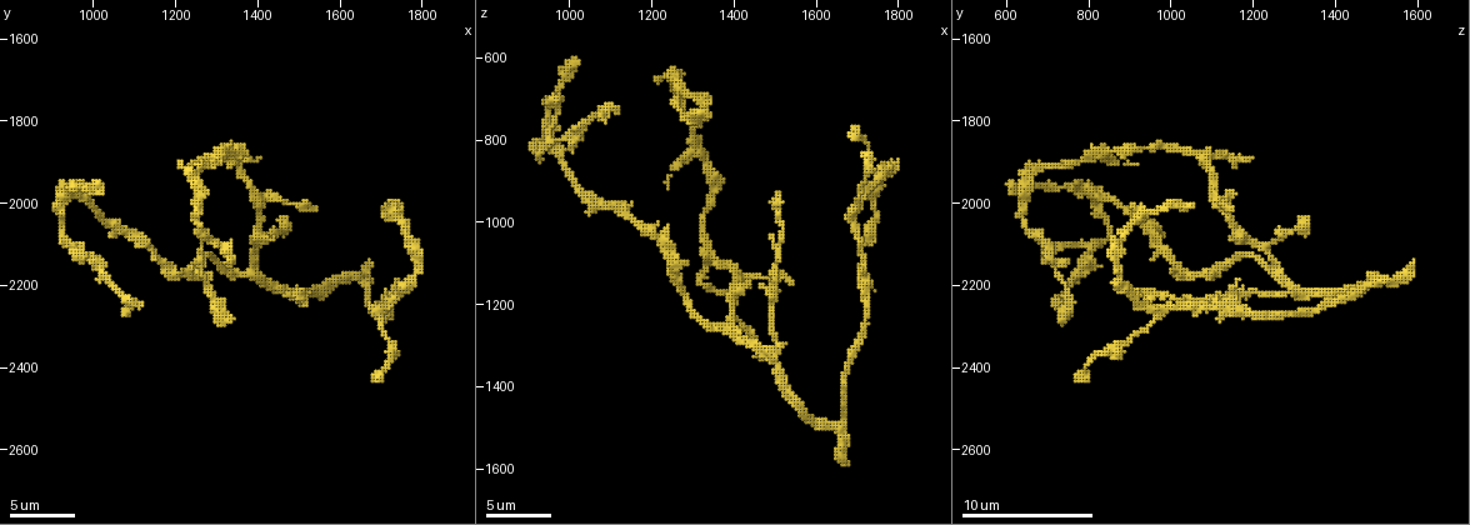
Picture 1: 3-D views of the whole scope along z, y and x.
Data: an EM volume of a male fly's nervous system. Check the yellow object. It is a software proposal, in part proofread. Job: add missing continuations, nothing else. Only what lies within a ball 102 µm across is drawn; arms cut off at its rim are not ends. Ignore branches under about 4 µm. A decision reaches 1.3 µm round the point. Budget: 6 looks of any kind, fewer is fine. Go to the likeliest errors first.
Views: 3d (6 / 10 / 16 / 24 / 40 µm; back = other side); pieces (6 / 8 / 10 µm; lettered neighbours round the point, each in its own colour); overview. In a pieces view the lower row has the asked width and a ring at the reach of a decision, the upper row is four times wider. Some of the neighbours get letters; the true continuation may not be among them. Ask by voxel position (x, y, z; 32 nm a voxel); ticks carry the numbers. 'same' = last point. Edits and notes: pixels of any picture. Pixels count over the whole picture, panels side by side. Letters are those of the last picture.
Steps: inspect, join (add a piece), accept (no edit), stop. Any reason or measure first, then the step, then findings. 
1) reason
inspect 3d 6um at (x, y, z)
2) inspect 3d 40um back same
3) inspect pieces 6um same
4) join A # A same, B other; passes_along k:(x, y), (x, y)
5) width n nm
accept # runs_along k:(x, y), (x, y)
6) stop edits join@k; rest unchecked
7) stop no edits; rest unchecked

branch stops here
inspect pieces 6um at (1540, 2015, 1150)

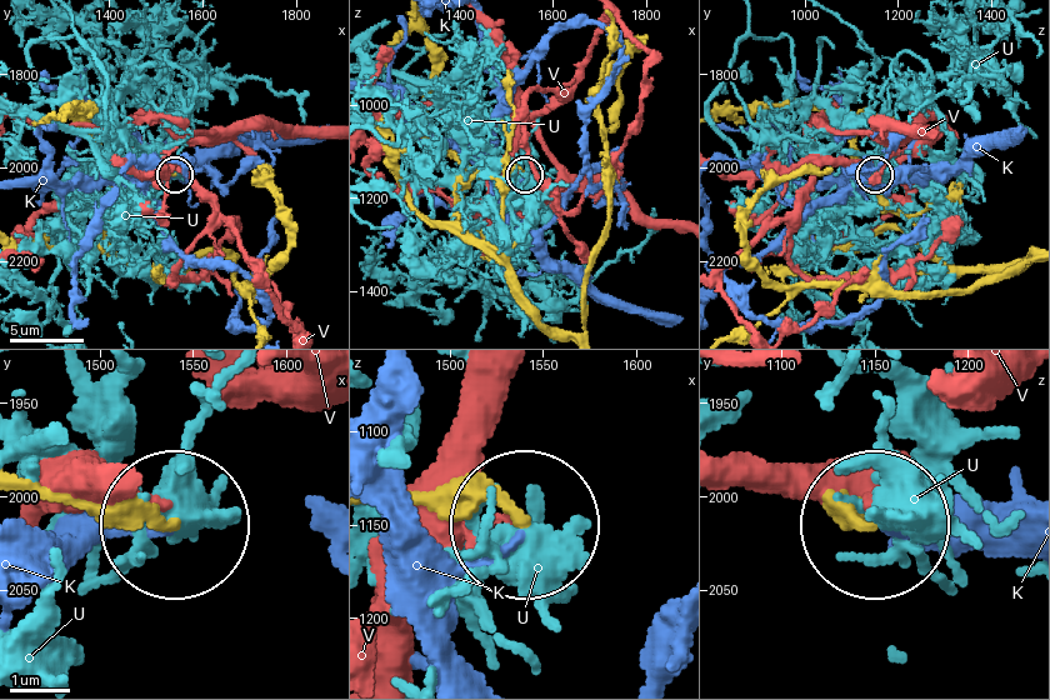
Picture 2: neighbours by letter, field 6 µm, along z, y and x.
width 180 nm
accept # K other, U other, V other; no lettered piece goes on from it

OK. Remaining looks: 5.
long arm stops here
inspect pieces 8um at (1725, 2005, 1055)

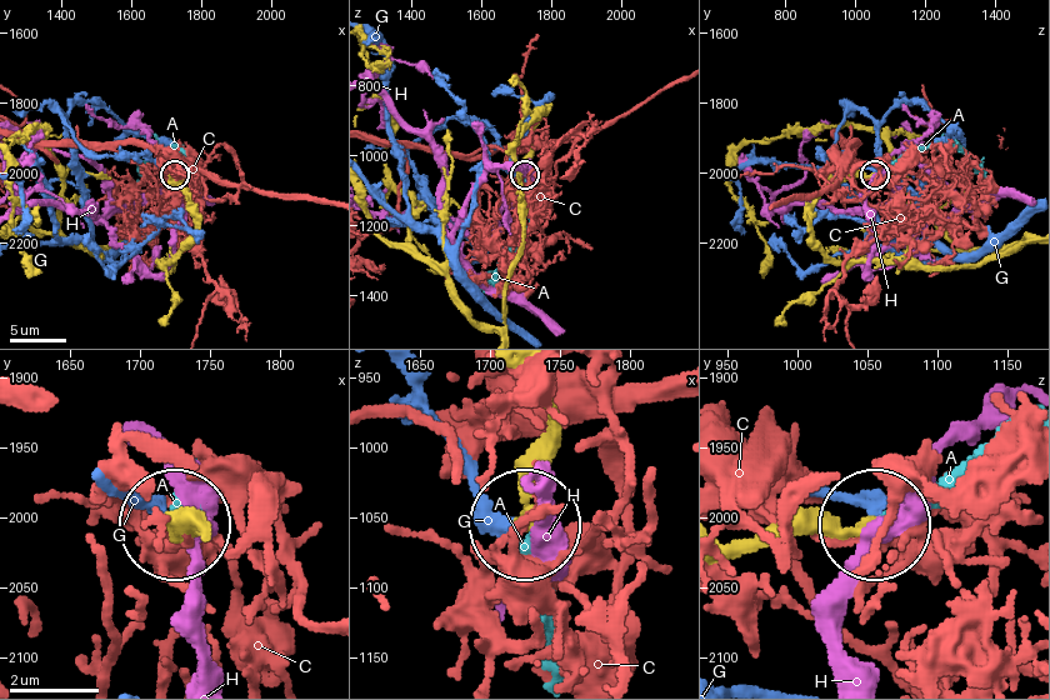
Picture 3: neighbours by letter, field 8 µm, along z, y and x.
width 320 nm
join A # A same, C other, G other, H other; it goes on there

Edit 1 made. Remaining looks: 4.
branch stops here
inspect 3d 6um at (1470, 2035, 1335)

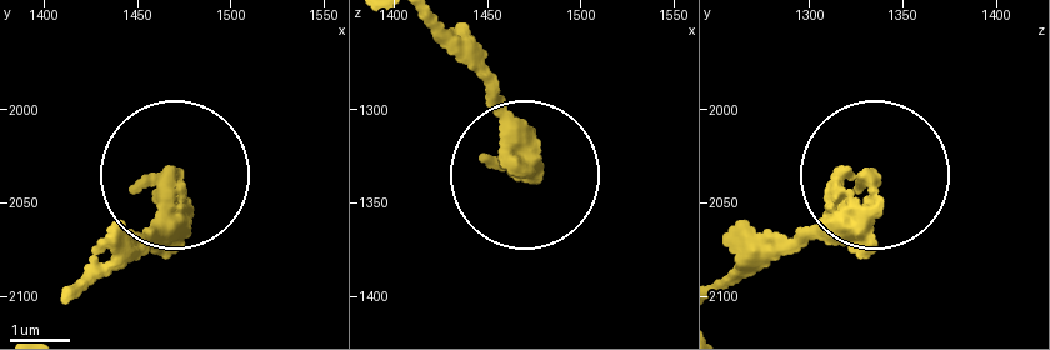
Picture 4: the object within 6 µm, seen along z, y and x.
inspect pieces 8um same

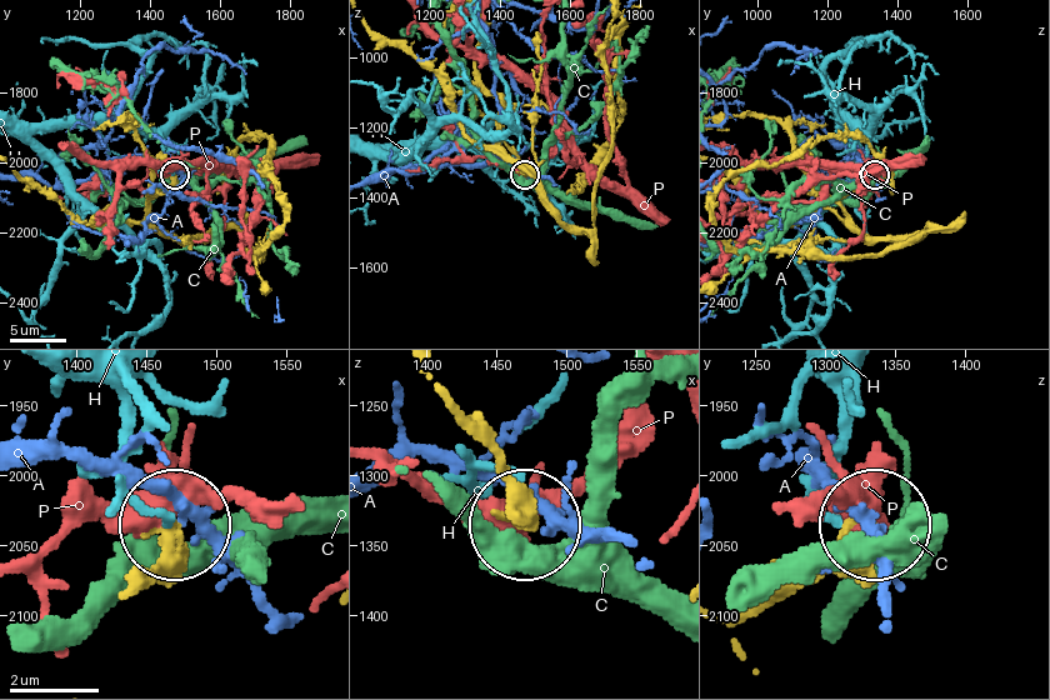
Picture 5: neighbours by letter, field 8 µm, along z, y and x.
accept # A other, C other, H other, P other; runs_along 5:(133, 590), (174, 526); none of them fits

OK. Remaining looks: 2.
stop edits join@3; rest unchecked

